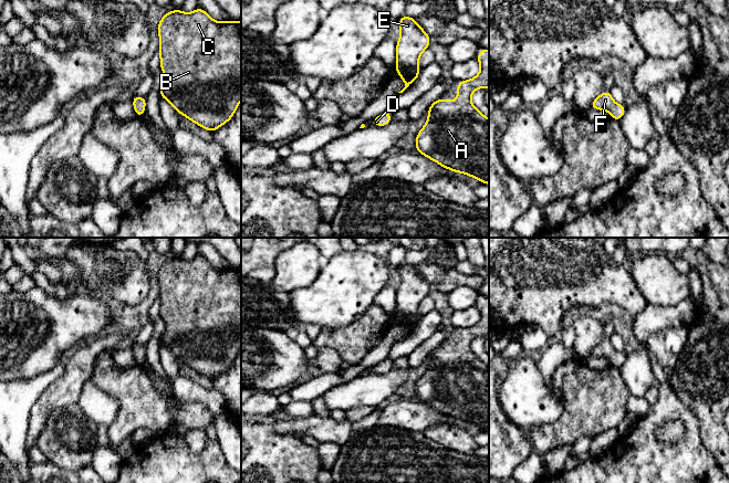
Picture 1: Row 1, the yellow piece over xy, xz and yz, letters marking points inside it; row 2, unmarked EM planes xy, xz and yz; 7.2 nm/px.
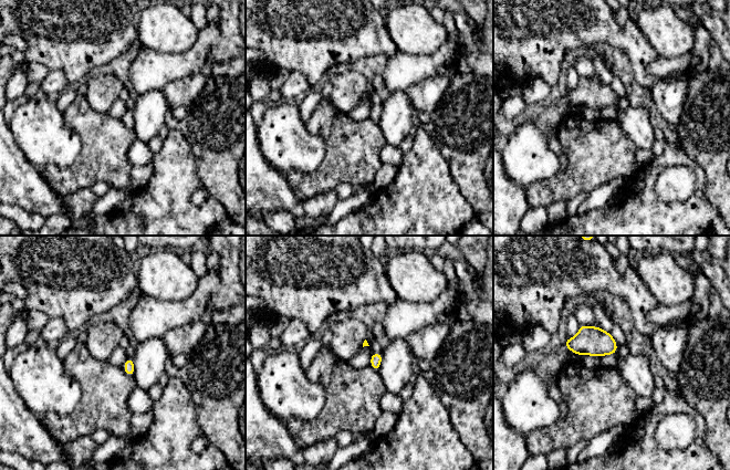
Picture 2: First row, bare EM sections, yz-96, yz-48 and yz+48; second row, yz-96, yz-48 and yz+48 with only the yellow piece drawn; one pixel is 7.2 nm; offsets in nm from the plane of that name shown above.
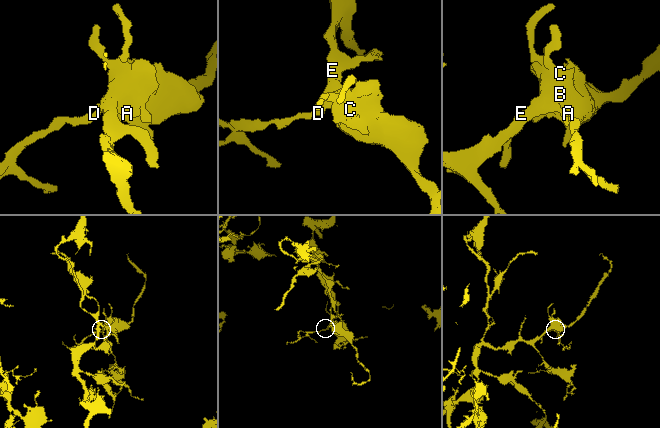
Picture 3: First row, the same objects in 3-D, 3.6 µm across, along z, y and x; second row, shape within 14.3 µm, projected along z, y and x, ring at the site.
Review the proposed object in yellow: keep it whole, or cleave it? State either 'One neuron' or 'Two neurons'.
One neuron

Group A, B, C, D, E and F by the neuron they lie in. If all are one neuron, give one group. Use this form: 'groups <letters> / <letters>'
groups A B C D E F

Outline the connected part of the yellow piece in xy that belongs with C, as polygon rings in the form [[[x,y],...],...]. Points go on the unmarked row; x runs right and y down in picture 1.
[[[200,255],[190,261],[175,256],[162,265],[157,275],[160,317],[165,322],[160,346],[166,346],[183,364],[212,380],[232,366],[241,348],[241,269],[216,270]]]

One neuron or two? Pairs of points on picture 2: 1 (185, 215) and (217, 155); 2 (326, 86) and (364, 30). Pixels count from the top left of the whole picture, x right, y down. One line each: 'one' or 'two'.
1: two
2: two

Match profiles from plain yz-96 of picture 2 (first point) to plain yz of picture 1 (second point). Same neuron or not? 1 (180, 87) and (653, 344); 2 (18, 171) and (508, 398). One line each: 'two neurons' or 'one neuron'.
1: one neuron
2: two neurons

